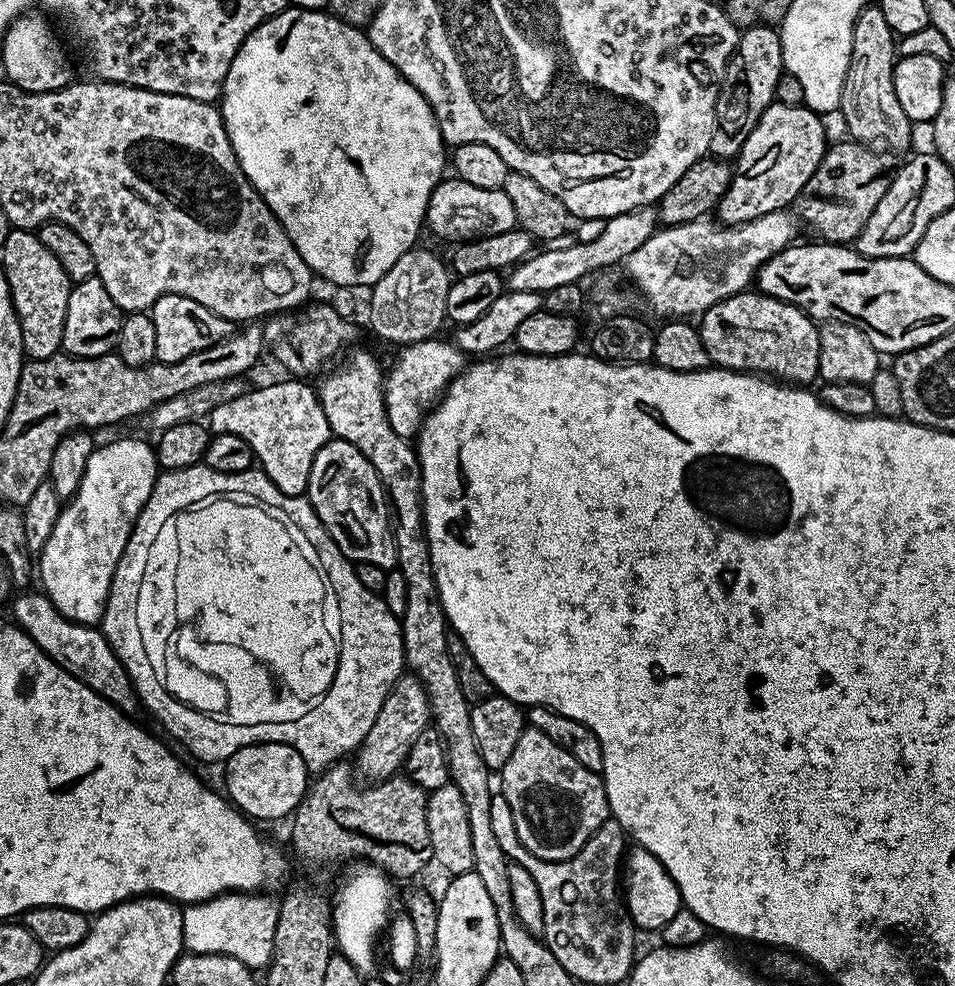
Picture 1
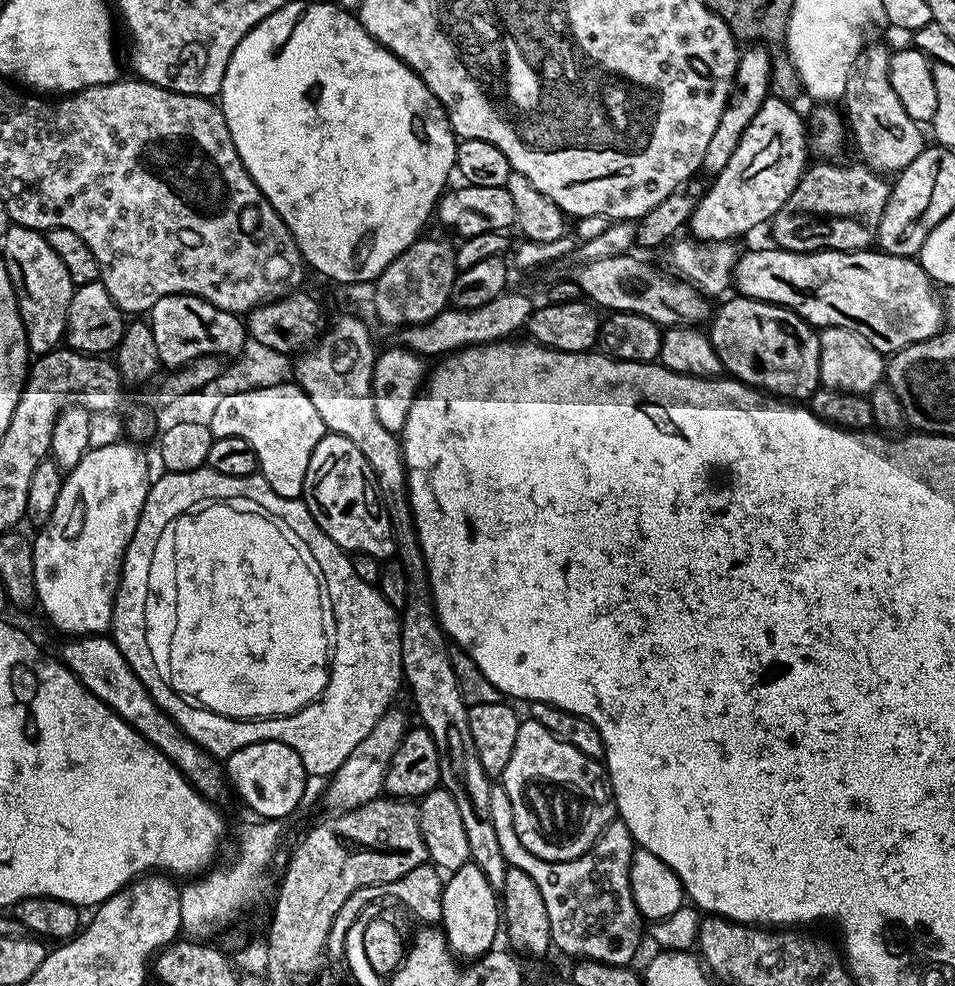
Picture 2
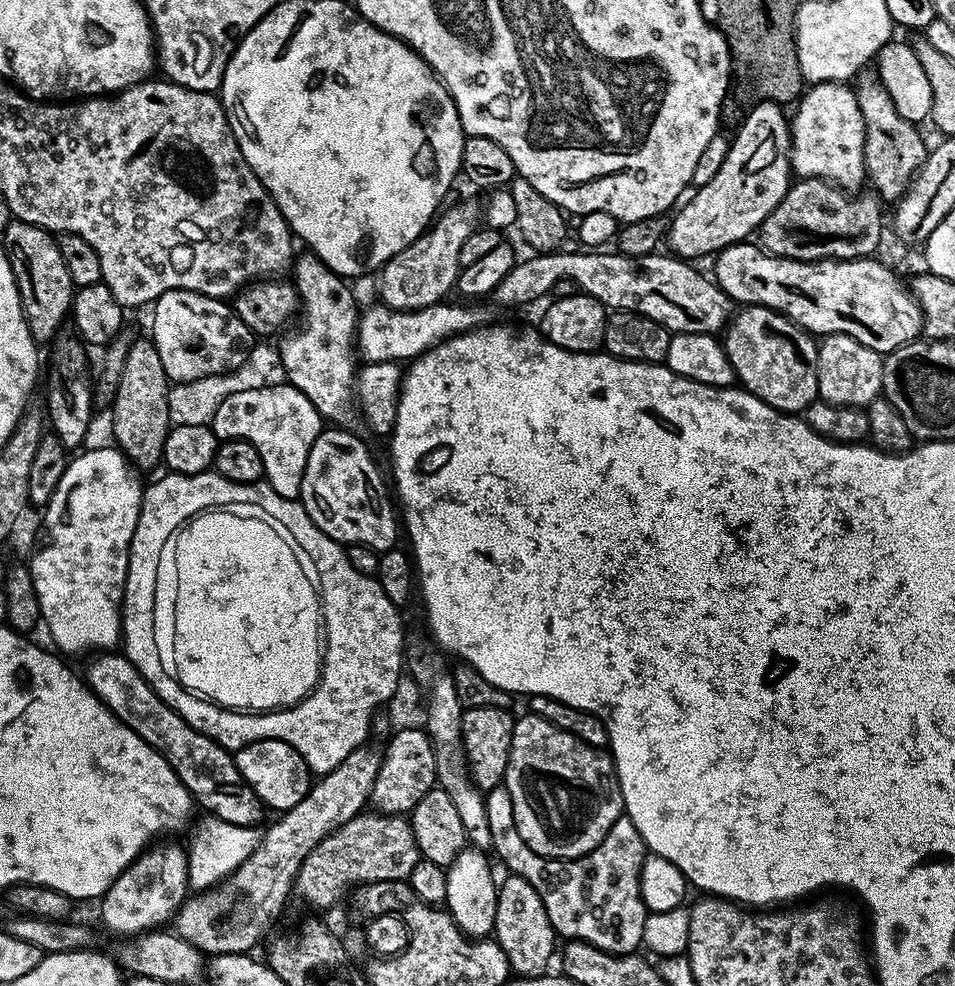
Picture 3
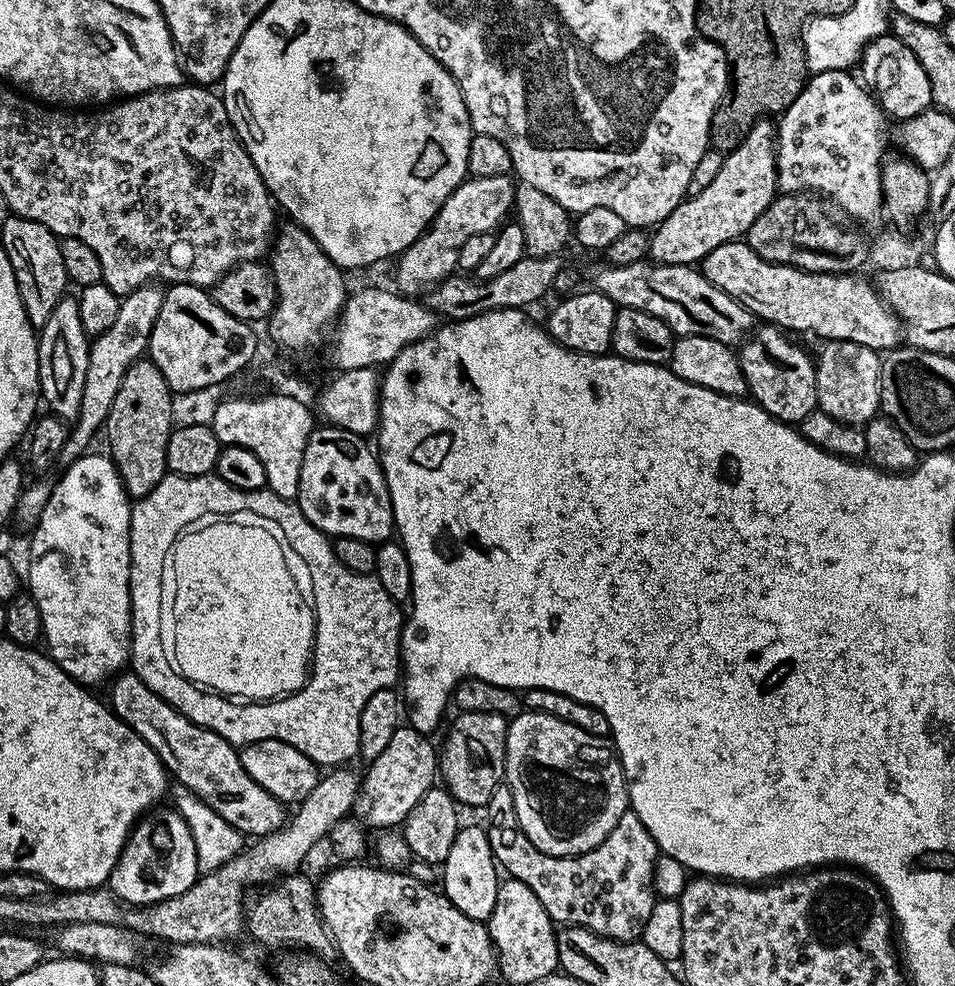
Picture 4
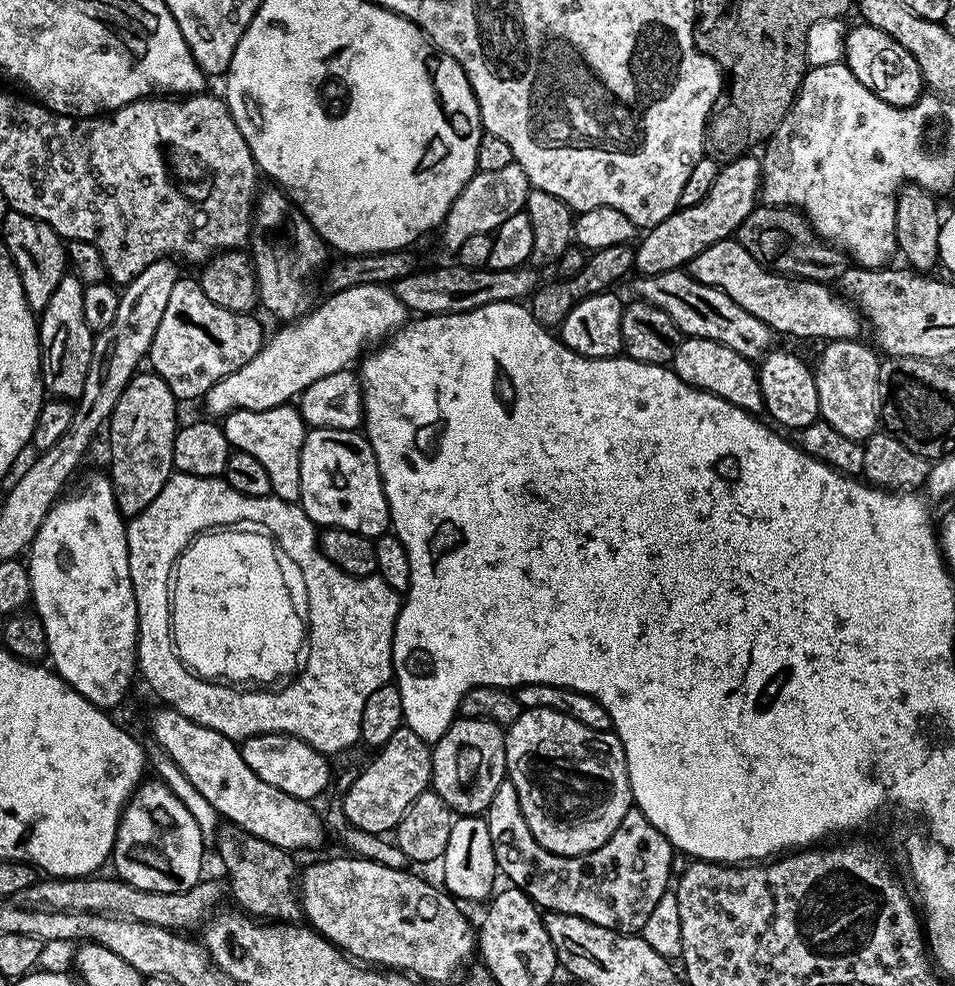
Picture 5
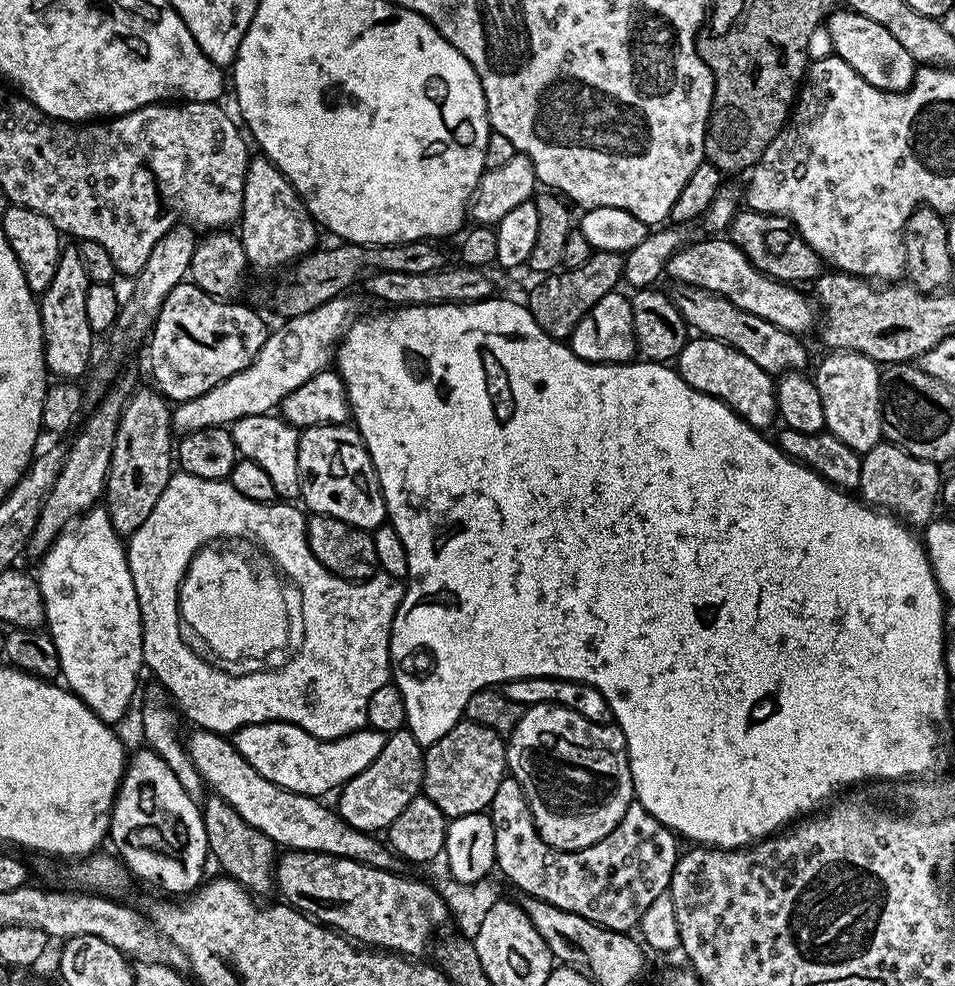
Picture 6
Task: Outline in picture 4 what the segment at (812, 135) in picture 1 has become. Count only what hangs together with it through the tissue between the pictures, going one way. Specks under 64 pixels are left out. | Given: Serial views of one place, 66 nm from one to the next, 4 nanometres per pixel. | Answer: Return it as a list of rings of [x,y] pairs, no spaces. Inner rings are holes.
[[[765,118],[752,127],[735,150],[725,155],[722,170],[718,170],[714,182],[710,182],[702,194],[688,196],[661,224],[655,225],[648,242],[648,256],[657,264],[699,265],[710,250],[718,250],[718,246],[740,240],[747,234],[750,226],[754,226],[754,218],[758,218],[758,214],[762,214],[762,210],[766,210],[777,195],[776,128],[771,119]]]

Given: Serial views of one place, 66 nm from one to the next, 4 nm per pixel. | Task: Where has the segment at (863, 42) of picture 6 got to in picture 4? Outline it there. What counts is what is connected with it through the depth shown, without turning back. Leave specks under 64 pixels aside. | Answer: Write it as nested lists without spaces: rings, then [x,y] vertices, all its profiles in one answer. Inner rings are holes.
[[[885,34],[870,41],[858,61],[859,68],[863,83],[874,93],[885,117],[903,122],[933,107],[930,78],[926,78],[926,70],[922,70],[922,62],[918,62],[918,58],[902,46],[898,37]]]

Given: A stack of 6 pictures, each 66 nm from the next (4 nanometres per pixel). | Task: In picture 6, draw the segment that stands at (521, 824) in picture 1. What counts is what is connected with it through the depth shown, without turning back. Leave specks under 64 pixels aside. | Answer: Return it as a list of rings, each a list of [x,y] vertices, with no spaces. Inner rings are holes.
[[[534,704],[525,707],[518,726],[506,740],[506,768],[519,782],[528,799],[538,834],[552,848],[577,852],[594,842],[602,842],[626,814],[634,800],[632,771],[628,765],[628,743],[615,723],[599,724],[582,718],[560,704]]]

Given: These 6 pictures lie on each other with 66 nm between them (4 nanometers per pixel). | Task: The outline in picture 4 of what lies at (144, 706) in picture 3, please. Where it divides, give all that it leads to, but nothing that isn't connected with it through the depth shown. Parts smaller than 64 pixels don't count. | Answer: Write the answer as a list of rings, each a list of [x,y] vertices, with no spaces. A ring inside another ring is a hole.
[[[124,670],[111,681],[112,700],[110,707],[119,720],[132,725],[132,729],[146,741],[158,754],[177,784],[186,786],[214,814],[226,818],[230,826],[234,826],[248,838],[259,838],[277,832],[286,823],[286,808],[274,794],[262,790],[240,761],[240,753],[226,738],[214,734],[214,730],[198,726],[190,718],[186,718],[175,708],[171,708],[163,698],[147,688],[131,670]]]

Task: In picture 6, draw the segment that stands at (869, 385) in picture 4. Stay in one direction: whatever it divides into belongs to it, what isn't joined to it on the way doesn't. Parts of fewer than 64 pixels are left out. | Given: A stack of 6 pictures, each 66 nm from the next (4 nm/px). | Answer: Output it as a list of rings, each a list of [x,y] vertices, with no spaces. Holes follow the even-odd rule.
[[[832,350],[816,368],[816,389],[822,398],[824,427],[833,432],[846,446],[858,453],[866,453],[878,443],[884,434],[884,419],[880,409],[881,369],[875,360],[861,352]]]

